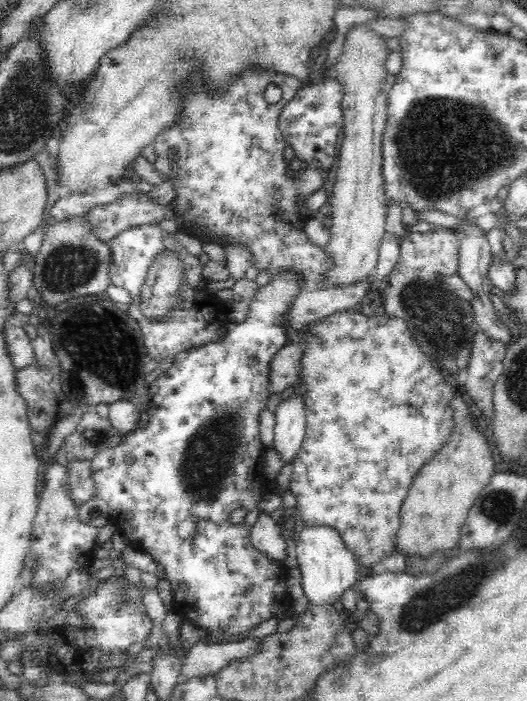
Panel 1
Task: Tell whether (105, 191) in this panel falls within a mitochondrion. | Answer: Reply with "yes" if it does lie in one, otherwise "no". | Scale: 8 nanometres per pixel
no

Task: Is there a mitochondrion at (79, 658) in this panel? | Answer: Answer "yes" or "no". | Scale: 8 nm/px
no

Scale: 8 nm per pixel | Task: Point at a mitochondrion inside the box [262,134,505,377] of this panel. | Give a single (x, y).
(434, 318)

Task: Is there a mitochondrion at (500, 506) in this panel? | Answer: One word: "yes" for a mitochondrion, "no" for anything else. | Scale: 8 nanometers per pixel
yes

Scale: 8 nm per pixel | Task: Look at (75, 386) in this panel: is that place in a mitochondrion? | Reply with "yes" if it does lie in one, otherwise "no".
yes

